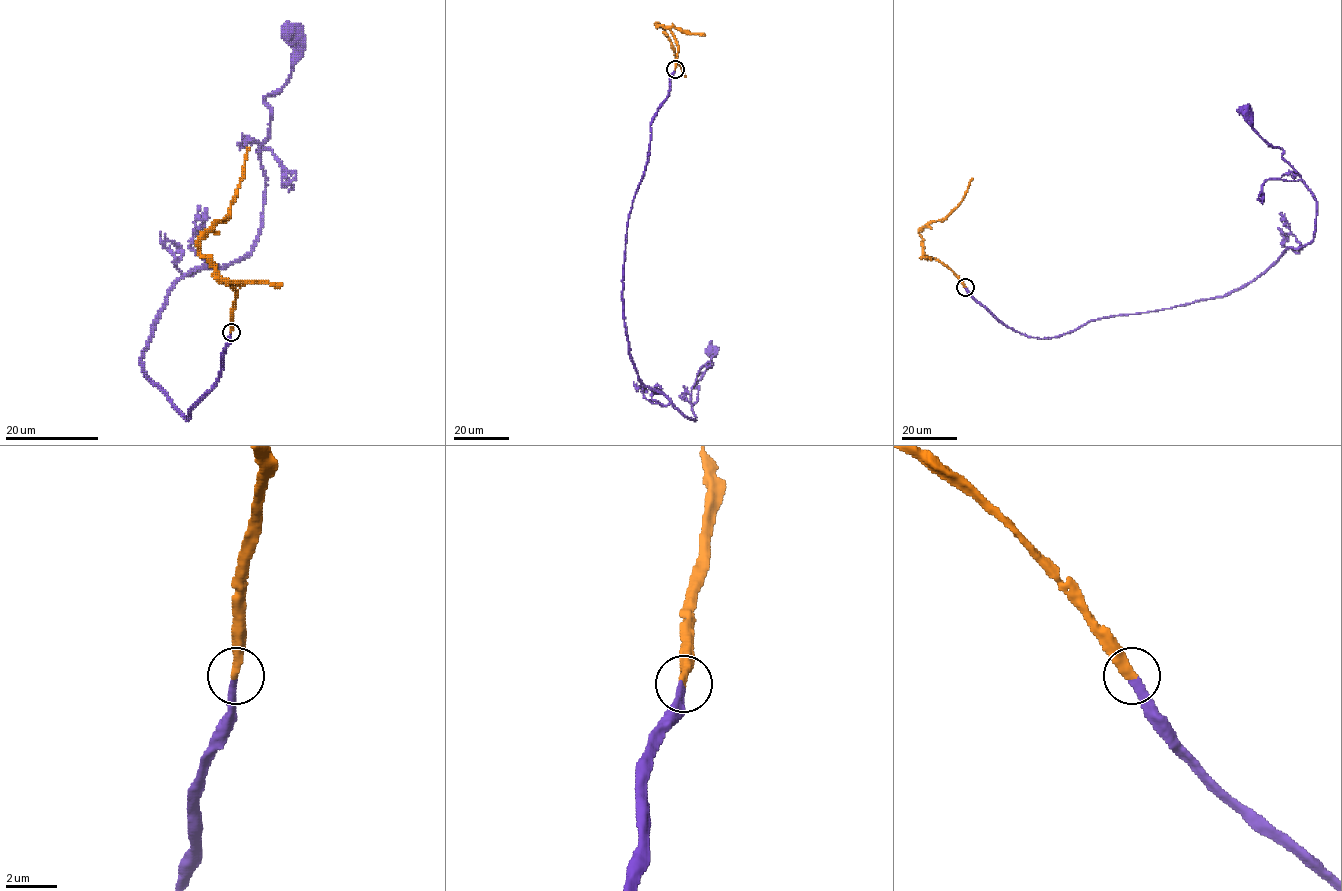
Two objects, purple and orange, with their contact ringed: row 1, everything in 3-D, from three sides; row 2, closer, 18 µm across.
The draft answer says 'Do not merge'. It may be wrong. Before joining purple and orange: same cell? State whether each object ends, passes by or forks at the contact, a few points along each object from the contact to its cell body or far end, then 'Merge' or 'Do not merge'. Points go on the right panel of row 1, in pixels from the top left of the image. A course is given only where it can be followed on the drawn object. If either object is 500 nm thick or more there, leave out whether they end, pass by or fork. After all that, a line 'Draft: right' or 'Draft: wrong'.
At the ring purple ends. At the ring orange ends. Course of purple: (965, 287), (1007, 327), (1040, 338), (1244, 287), (1288, 248), (1309, 243), (1316, 224), (1311, 192), (1246, 111). Course of orange: (965, 287), (951, 270), (923, 254), (923, 240), (919, 232), (934, 221), (943, 220), (961, 202), (973, 178). Merge
Draft: wrong

